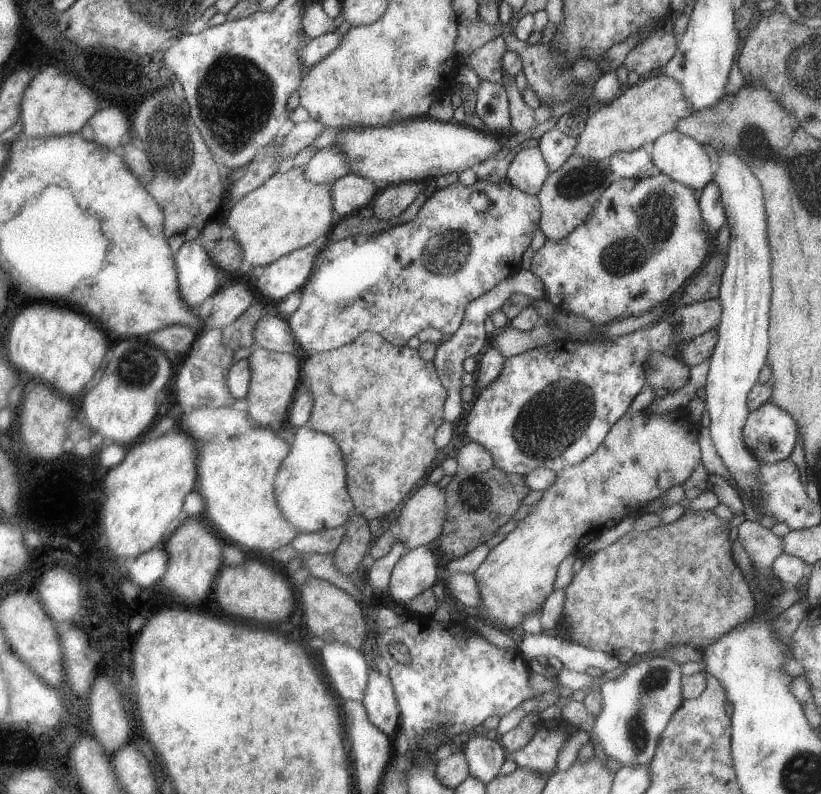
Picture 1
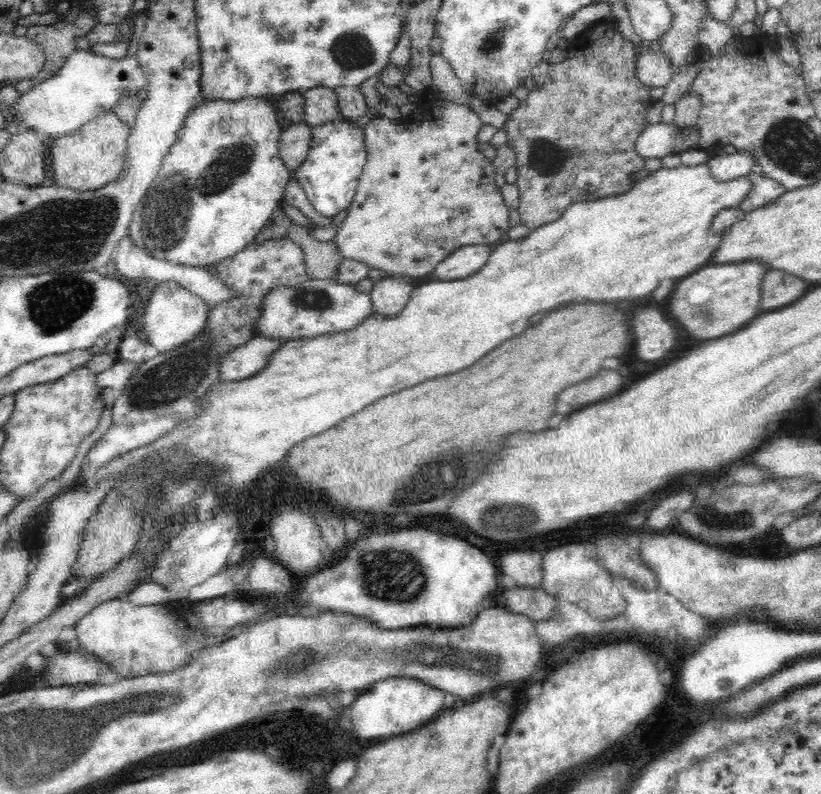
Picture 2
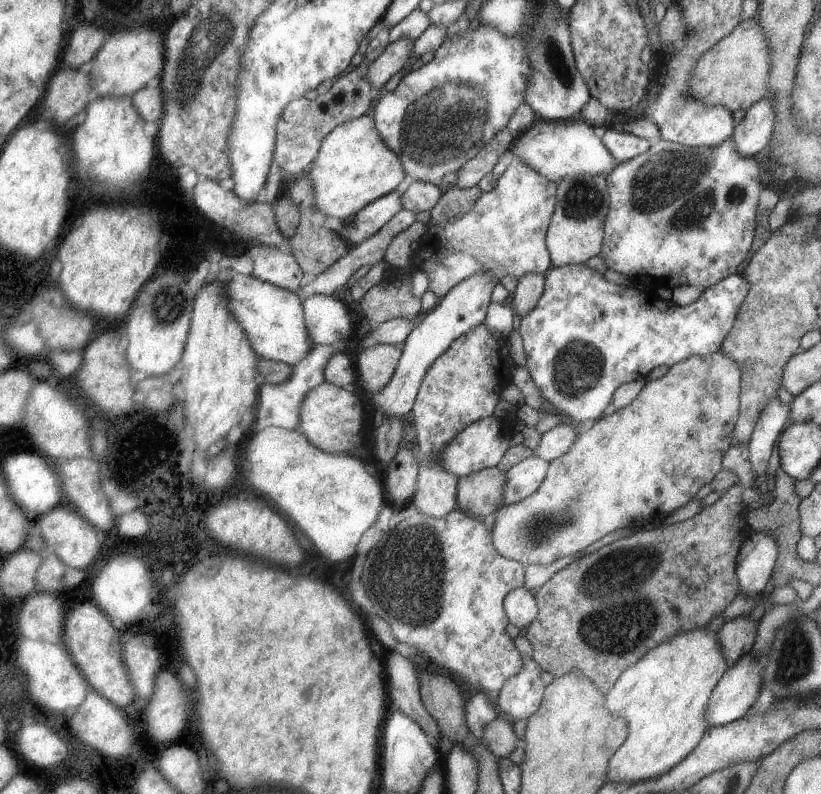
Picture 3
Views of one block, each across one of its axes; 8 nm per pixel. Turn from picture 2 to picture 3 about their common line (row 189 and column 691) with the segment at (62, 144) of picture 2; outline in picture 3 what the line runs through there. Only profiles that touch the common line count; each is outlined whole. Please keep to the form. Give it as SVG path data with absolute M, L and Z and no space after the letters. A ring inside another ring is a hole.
M747 19L725 36L714 48L710 48L696 64L691 78L692 96L704 100L708 105L726 106L731 111L748 110L753 104L765 98L771 82L772 64L771 40L760 22Z

